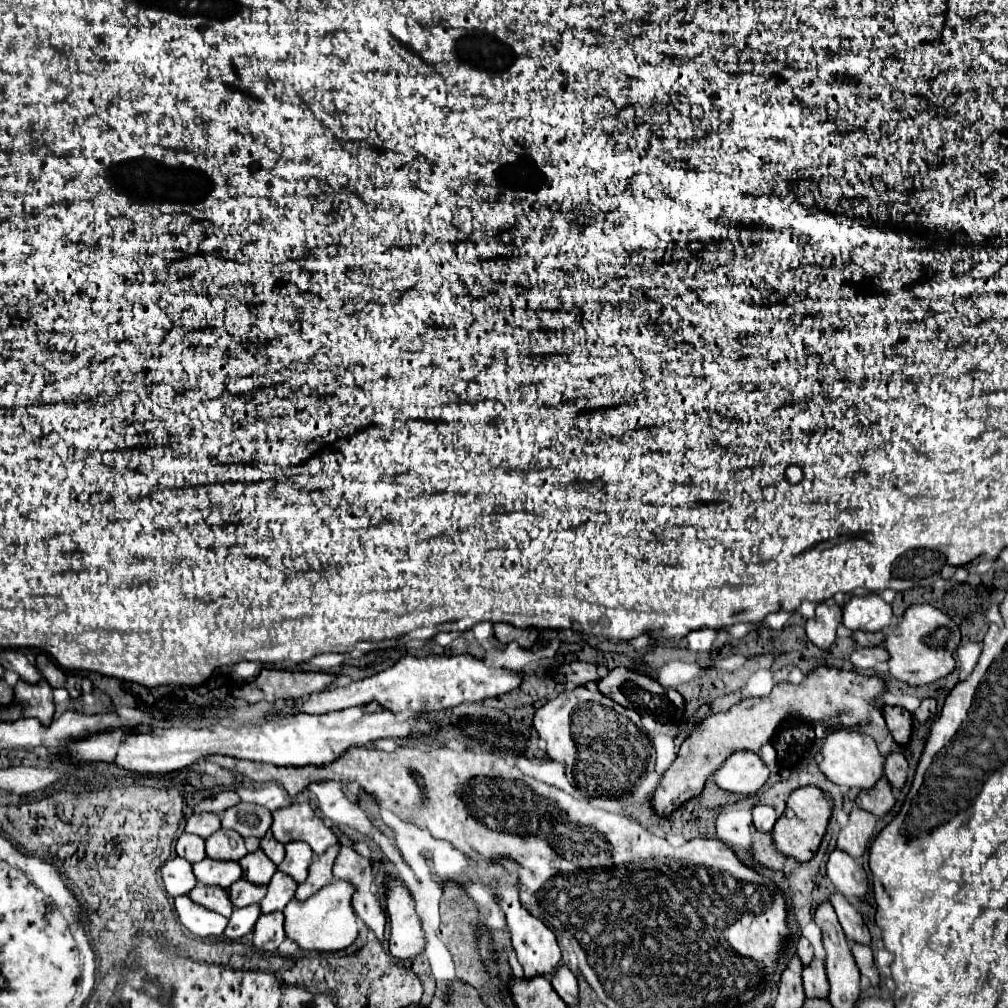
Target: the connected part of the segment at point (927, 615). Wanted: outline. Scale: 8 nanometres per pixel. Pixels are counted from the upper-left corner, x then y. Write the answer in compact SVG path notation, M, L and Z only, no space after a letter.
M912 604L898 624L899 634L886 634L884 648L890 654L888 666L896 680L910 686L932 684L954 670L954 650L960 644L958 626L938 608L930 604Z

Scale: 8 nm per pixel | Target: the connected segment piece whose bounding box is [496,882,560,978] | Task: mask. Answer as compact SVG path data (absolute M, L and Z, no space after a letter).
M498 882L496 884L496 900L506 916L506 924L508 924L508 932L510 932L510 938L512 938L512 946L516 950L516 956L518 956L518 962L522 964L524 968L524 974L526 978L532 978L532 976L550 976L550 972L558 966L560 962L560 948L558 948L558 942L556 942L556 936L554 932L538 918L534 918L528 908L520 902L520 886L518 884L510 884L510 882Z

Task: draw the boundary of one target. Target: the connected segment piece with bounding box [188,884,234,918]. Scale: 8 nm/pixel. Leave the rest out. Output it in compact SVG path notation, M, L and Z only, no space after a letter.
M196 884L196 888L188 894L196 904L218 912L226 918L230 918L230 914L234 912L234 906L230 904L230 894L226 892L226 888L214 888L214 886L204 886L204 884Z

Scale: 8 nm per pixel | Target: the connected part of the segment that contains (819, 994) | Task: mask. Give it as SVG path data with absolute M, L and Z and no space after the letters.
M812 960L808 966L804 966L802 972L804 990L808 998L826 998L828 996L828 980L824 972L824 964L820 960Z

